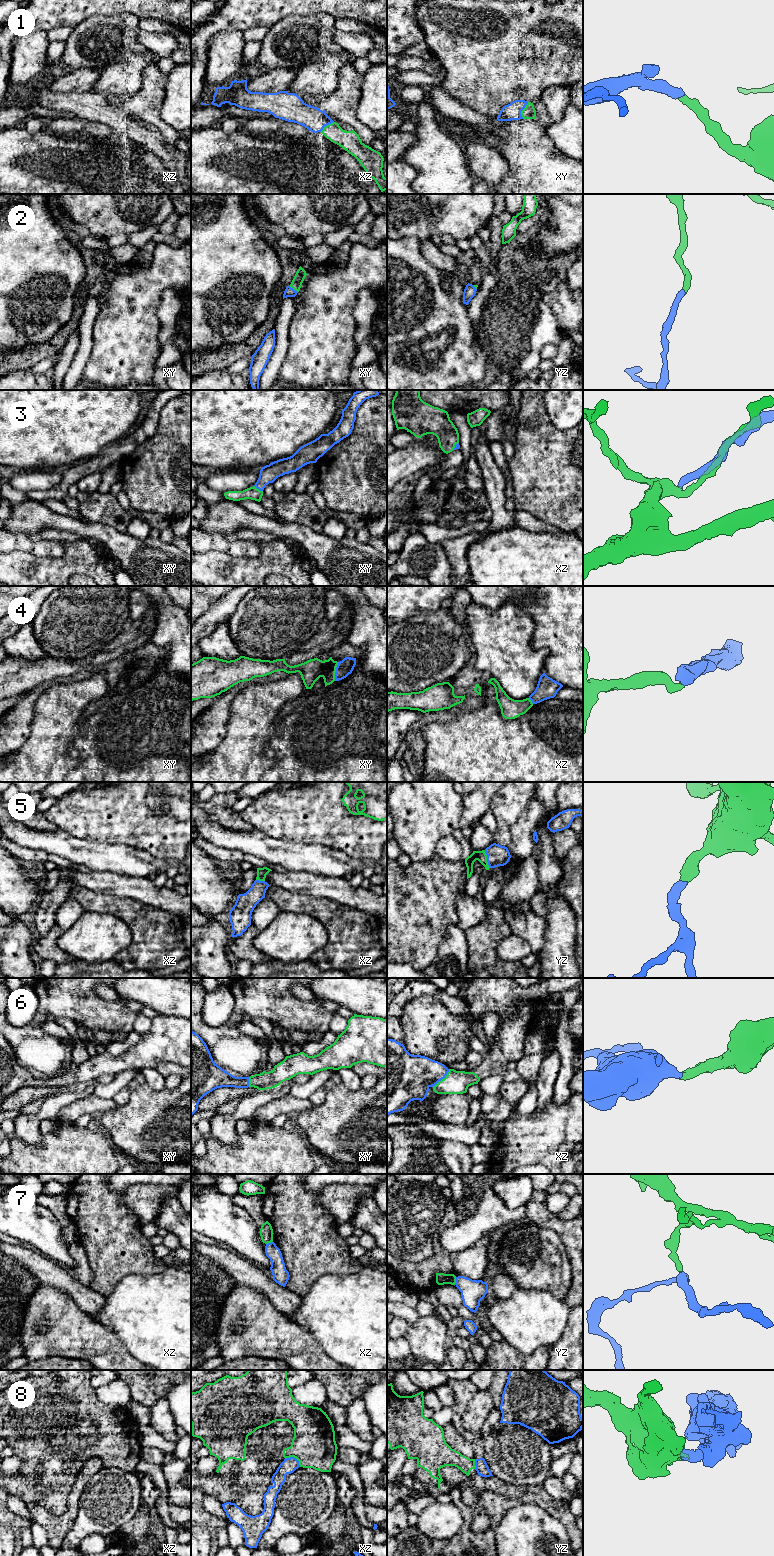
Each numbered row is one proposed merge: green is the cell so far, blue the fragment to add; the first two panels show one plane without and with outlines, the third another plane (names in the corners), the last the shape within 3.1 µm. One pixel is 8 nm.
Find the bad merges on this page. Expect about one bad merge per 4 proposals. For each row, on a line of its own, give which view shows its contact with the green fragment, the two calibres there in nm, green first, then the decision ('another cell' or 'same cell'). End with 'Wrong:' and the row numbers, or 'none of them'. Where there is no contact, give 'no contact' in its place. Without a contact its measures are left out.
1: meets green in xy; 110 nm thick on the green side, 140 nm on the other; same cell
2: meets green in xy; 90 nm thick on the green side, 80 nm on the other; same cell
3: meets green in xy; 100 nm thick on the green side, 140 nm on the other; same cell
4: meets green in xy; 170 nm thick on the green side, 130 nm on the other; same cell
5: meets green in yz; 90 nm thick on the green side, 170 nm on the other; same cell
6: meets green in xz; 190 nm thick on the green side, 340 nm on the other; same cell
7: meets green in yz; 90 nm thick on the green side, 190 nm on the other; another cell
8: meets green in xz; 360 nm thick on the green side, 120 nm on the other; another cell
Wrong: 7, 8

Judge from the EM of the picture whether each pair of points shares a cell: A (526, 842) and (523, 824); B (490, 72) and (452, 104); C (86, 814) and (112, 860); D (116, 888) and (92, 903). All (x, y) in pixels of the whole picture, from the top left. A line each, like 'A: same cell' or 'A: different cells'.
A: same cell
B: different cells
C: different cells
D: different cells

